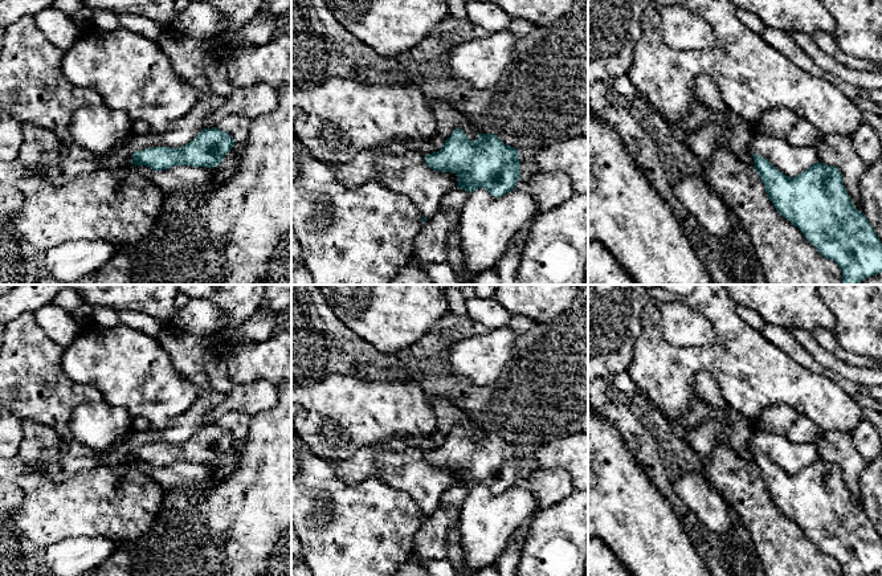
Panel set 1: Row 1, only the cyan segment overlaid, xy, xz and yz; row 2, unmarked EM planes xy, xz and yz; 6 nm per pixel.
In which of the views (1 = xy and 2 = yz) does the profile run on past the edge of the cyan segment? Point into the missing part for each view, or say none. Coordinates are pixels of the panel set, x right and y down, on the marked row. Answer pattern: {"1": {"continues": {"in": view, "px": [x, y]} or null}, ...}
{"1": {"continues": null}, "2": {"continues": null}}

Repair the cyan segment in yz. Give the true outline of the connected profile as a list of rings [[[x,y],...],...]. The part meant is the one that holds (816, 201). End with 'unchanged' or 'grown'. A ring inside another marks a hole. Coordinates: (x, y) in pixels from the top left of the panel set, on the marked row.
[[[752,155],[755,169],[776,211],[797,226],[820,254],[838,265],[842,285],[858,285],[882,273],[881,240],[866,216],[852,204],[837,167],[817,162],[796,177],[789,177],[763,156]]]; unchanged

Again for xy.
[[[217,127],[204,128],[193,140],[180,148],[151,147],[132,154],[131,163],[155,171],[173,166],[205,167],[220,166],[222,158],[234,146],[234,139]]]; unchanged

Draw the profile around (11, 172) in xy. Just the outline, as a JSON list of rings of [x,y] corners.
[[[0,160],[0,183],[15,184],[25,176],[29,176],[30,171],[26,169],[19,162],[1,162]]]

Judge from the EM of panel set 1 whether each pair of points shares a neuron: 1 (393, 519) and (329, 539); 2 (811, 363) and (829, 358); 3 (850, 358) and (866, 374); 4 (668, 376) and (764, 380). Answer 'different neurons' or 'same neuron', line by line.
1: same neuron
2: different neurons
3: different neurons
4: same neuron

